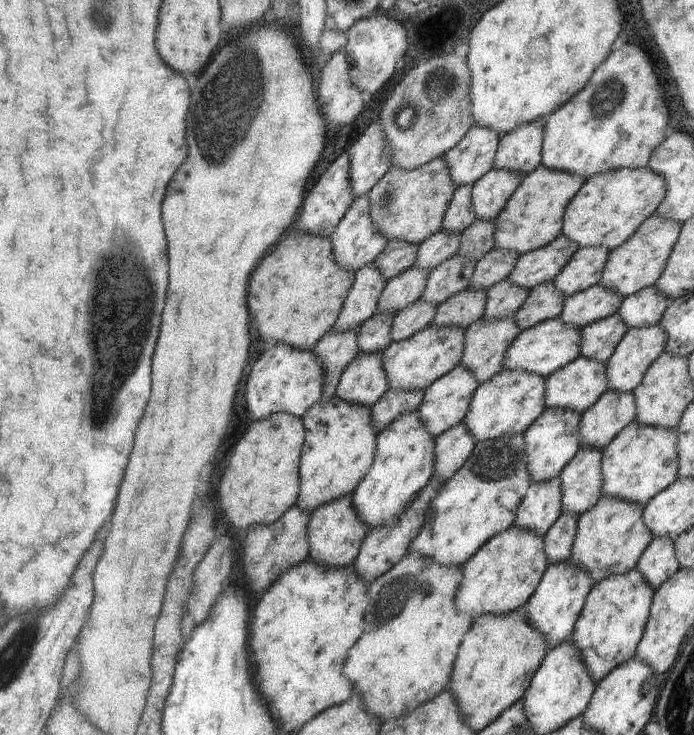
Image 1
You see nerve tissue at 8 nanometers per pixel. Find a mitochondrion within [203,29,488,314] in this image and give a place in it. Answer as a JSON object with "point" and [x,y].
{"point":[437,85]}

